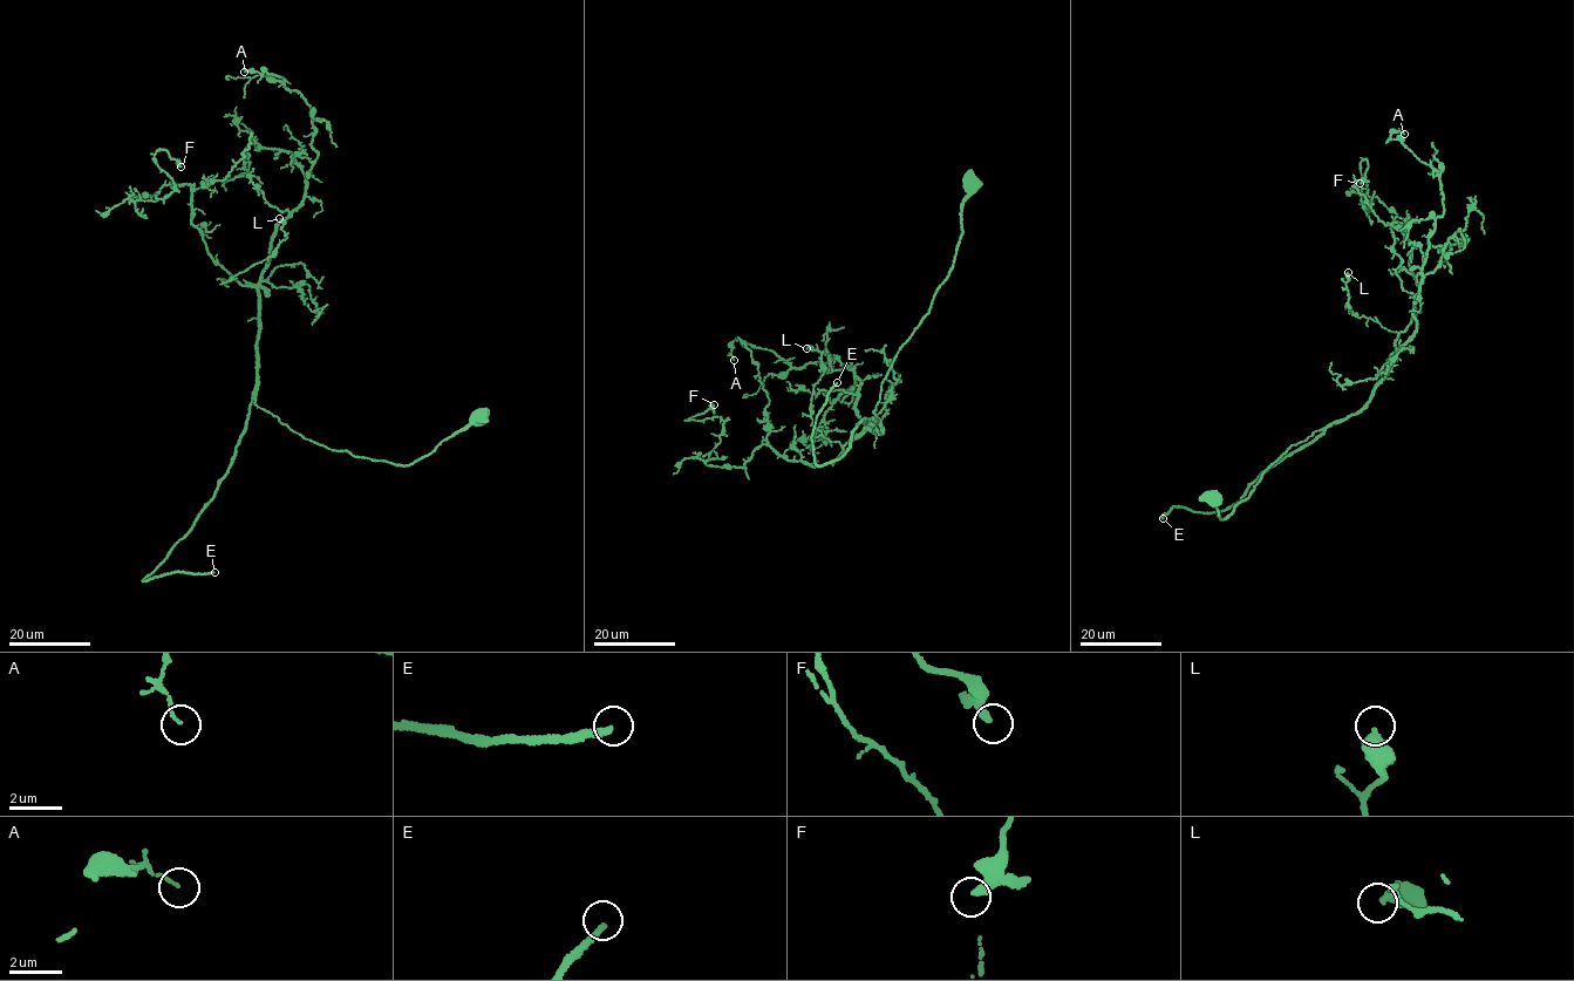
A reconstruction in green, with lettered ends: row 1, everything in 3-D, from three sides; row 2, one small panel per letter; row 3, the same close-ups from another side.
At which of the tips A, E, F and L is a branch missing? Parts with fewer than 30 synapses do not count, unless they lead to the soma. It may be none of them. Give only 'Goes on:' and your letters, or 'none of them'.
Goes on: E

